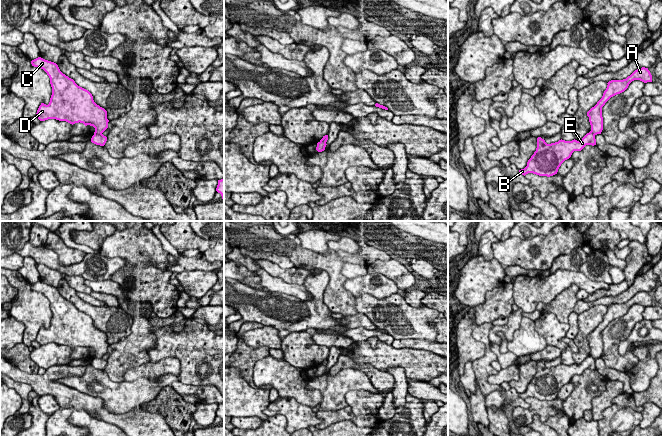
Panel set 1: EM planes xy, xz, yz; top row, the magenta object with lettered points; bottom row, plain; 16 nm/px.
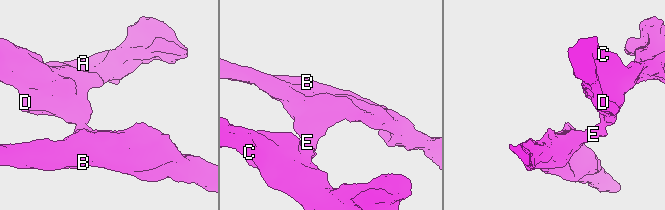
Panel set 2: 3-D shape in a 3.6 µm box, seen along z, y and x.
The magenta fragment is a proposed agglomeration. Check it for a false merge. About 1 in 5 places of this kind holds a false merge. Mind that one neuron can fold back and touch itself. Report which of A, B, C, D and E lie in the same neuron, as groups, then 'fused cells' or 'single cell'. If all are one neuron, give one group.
A C D / B E; fused cells

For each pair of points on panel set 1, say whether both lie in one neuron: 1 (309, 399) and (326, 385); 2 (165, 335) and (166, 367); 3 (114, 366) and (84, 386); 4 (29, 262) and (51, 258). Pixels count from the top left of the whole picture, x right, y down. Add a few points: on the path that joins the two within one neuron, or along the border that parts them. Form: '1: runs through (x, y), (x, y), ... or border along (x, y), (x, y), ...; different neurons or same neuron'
1: border along (309, 379), (305, 388), (321, 394), (319, 403); different neurons
2: border along (150, 361), (177, 358), (180, 375); different neurons
3: border along (104, 369), (111, 380), (124, 381); different neurons
4: border along (23, 257), (31, 257), (36, 264); different neurons

